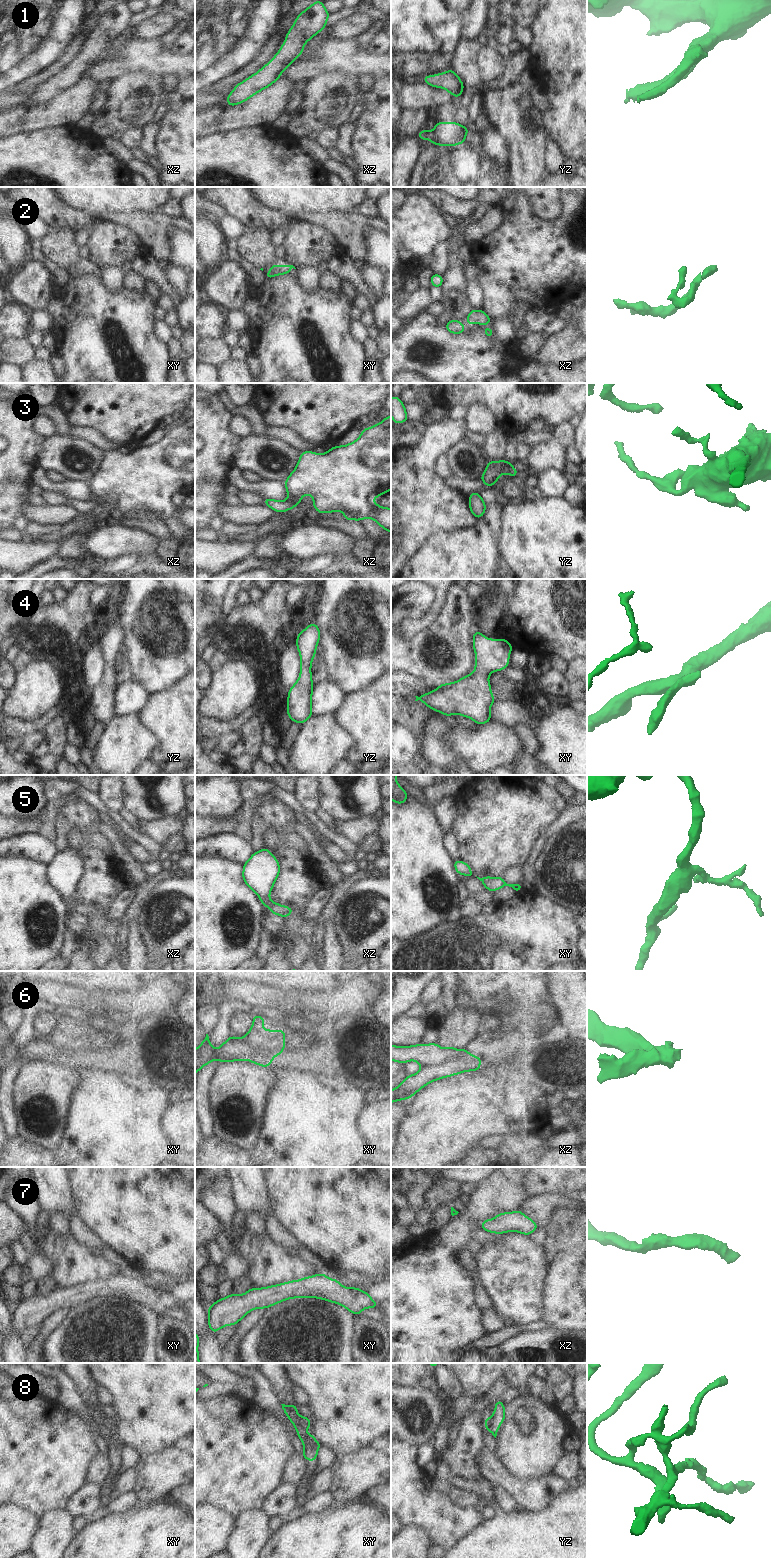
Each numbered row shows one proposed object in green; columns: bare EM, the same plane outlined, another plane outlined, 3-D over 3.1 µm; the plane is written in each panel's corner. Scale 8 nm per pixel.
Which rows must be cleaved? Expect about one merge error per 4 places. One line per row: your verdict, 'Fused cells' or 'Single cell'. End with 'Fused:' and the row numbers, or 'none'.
1: Single cell
2: Single cell
3: Single cell
4: Single cell
5: Single cell
6: Fused cells
7: Single cell
8: Single cell
Fused: 6.

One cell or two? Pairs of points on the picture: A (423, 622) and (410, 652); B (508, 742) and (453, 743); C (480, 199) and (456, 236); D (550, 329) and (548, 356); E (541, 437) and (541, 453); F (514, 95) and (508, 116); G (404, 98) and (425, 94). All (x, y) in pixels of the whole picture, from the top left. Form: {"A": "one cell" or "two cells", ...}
{"A": "two cells", "B": "one cell", "C": "two cells", "D": "two cells", "E": "two cells", "F": "one cell", "G": "one cell"}

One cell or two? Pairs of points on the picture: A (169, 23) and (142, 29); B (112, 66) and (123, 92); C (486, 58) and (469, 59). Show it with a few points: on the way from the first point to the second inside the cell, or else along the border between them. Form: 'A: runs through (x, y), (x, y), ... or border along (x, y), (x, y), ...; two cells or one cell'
A: runs through (162, 23), (156, 27), (149, 28); one cell
B: border along (140, 71), (122, 74), (108, 84); two cells
C: border along (484, 44), (478, 57), (479, 82); two cells

